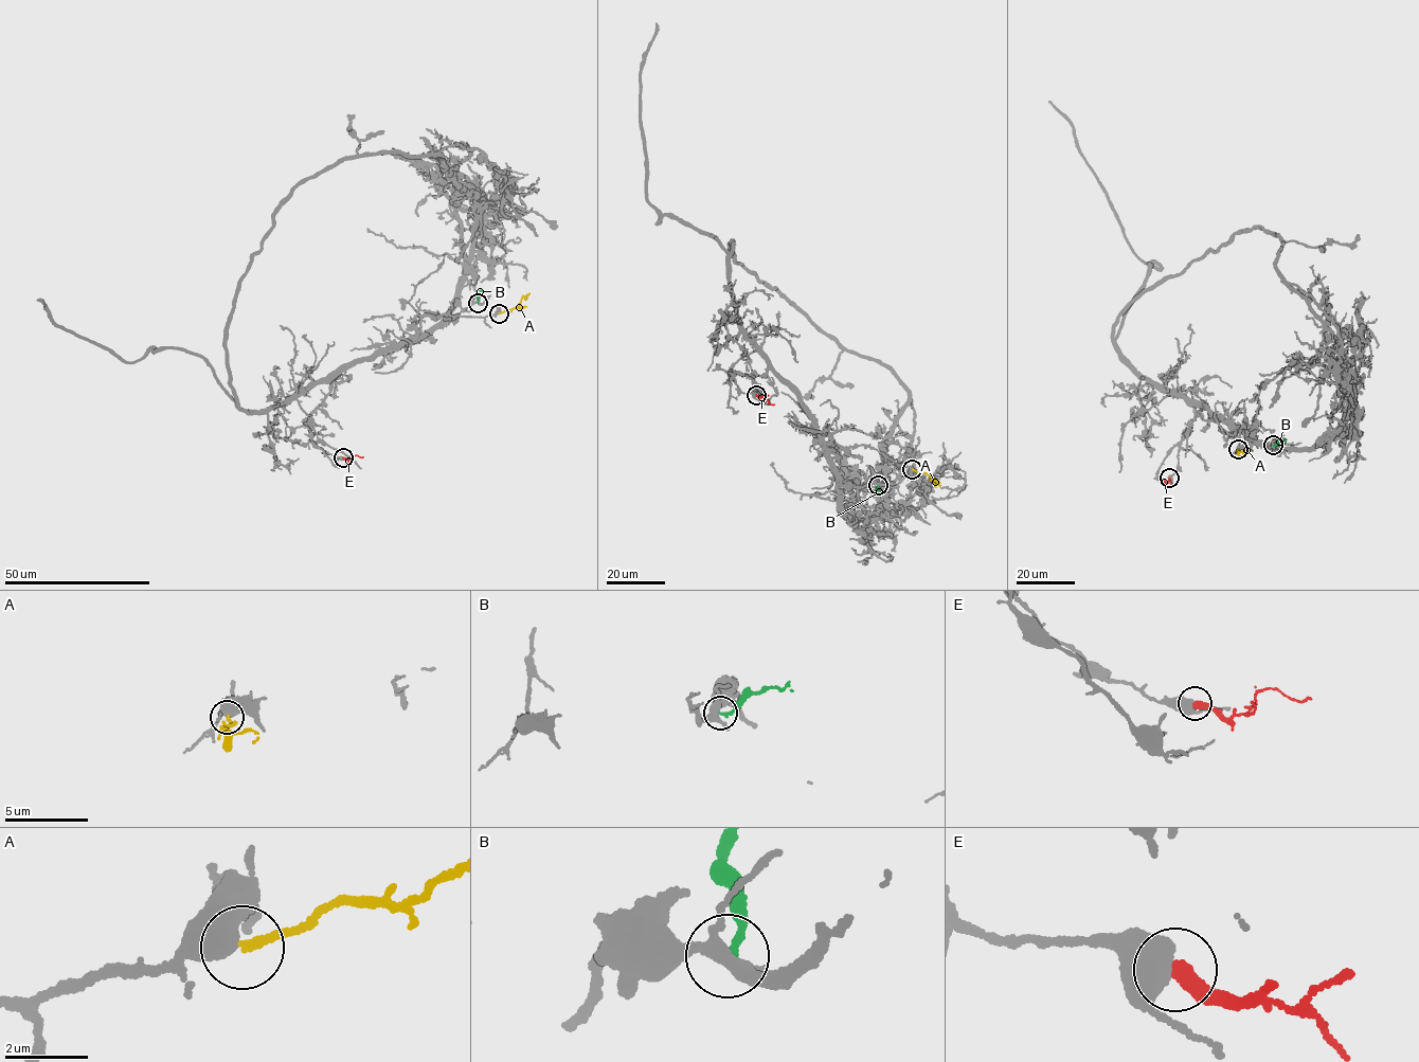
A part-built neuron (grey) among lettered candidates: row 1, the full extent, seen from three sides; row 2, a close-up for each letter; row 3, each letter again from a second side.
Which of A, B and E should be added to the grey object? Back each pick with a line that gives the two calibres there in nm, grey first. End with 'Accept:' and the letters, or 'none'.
A: 650 nm thick on the grey side, 180 nm on the other
Accept: A

